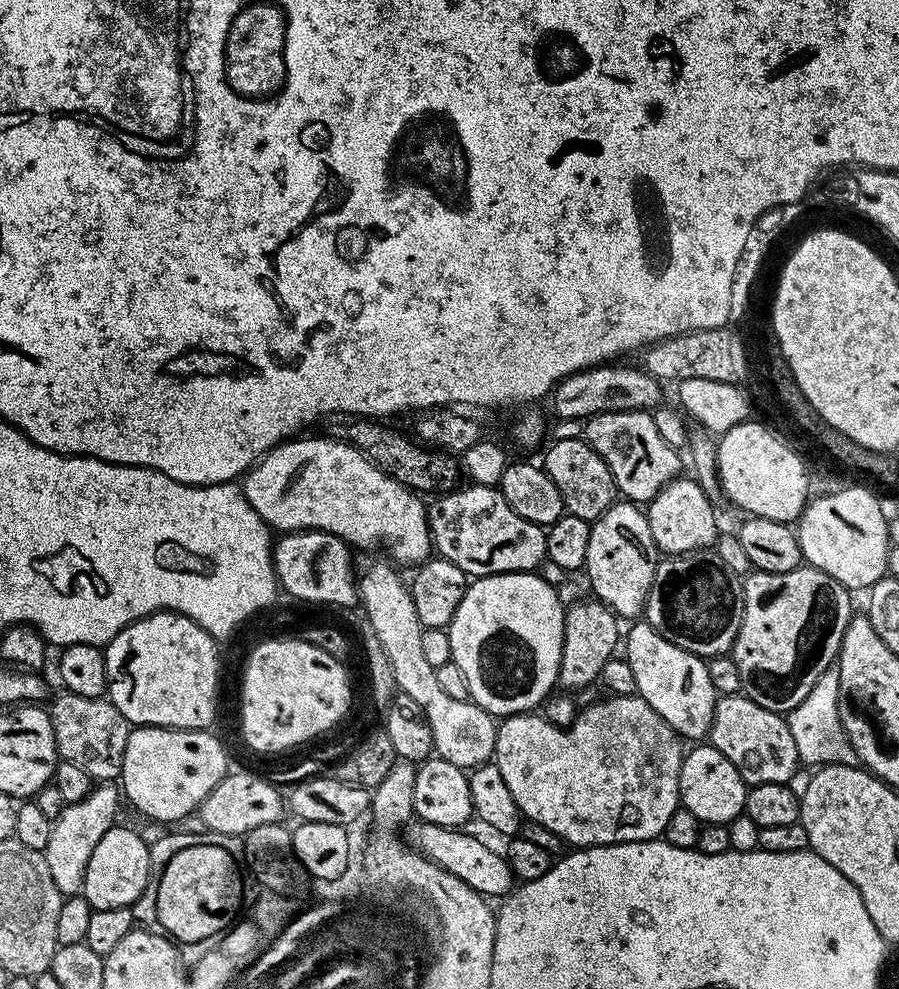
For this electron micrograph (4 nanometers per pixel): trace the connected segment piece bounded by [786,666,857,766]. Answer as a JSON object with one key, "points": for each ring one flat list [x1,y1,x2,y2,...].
{"points":[[833,666,827,668,822,674,822,678,818,678,818,682,814,682,814,690,810,690,810,694,806,694,806,698,802,698,802,702,798,702,798,706,794,706,794,710,787,713,786,719,790,726,790,734,794,734,794,742,800,751,800,764,812,764,811,766,823,766,825,764,851,764,857,763,856,752,852,749,851,742,848,741,848,735,844,733,844,727,840,721,840,669]]}

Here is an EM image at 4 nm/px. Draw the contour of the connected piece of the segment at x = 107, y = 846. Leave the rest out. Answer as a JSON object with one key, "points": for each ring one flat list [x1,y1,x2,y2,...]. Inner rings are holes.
{"points":[[113,826,106,830,106,834,102,834,102,839,98,841,98,846,94,846,94,854,90,854,90,862,86,866,82,894,94,910,131,908,146,889,150,874,149,841,143,840,132,828,120,827]]}

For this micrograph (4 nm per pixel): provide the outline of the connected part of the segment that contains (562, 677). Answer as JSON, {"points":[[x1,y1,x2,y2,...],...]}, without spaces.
{"points":[[597,600,577,601,565,611,562,658,557,680,557,685,563,691,579,692,578,690,599,679,603,666,613,659,614,650,616,648,617,651,619,647,618,623,616,614]]}

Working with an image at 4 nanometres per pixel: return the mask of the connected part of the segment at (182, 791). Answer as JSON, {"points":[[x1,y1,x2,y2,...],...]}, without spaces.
{"points":[[147,726,133,727,126,742,126,758,122,762,122,774,119,783,123,795,144,816,152,820,161,820,164,826,172,826,175,820,184,820,195,813,200,803,228,775,230,765,224,748,216,736,211,736,208,730,189,730,186,728,149,728]]}

